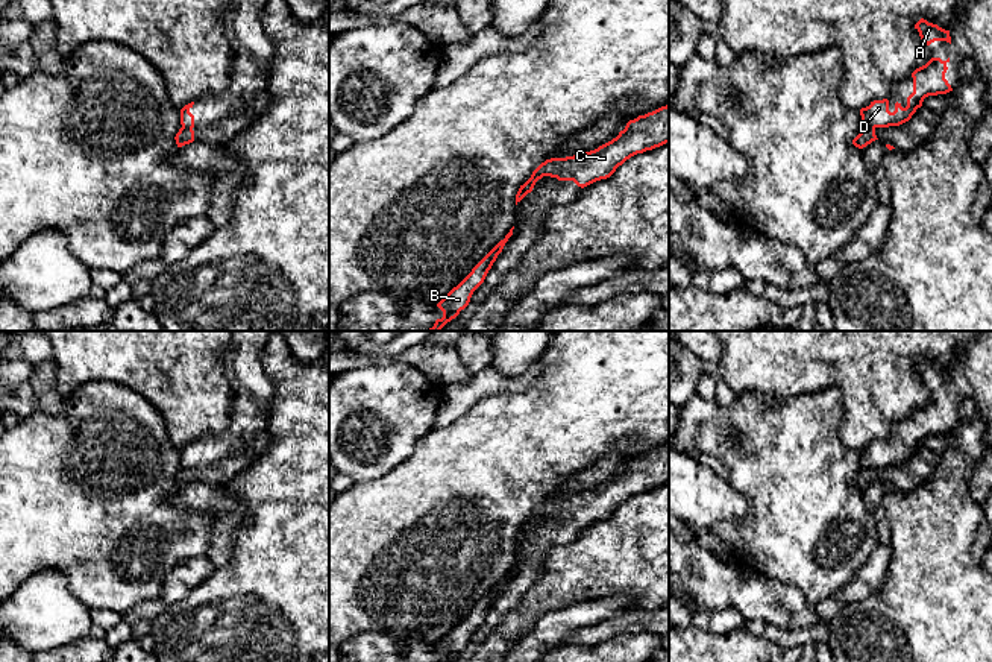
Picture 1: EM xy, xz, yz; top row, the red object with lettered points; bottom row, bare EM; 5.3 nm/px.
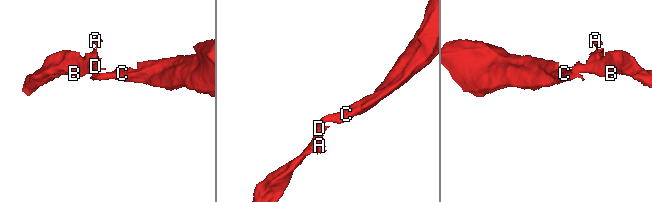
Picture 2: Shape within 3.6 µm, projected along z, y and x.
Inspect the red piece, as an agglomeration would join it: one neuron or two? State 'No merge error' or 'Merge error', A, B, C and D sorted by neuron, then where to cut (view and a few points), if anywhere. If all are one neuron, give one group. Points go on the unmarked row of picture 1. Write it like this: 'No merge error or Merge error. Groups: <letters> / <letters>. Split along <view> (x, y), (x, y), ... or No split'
Merge error. Groups: A B D / C. Split along yz (863, 466), (874, 469)

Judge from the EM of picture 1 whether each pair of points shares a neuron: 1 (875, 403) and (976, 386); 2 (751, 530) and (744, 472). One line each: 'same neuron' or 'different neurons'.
1: different neurons
2: same neuron

